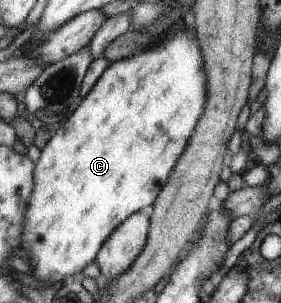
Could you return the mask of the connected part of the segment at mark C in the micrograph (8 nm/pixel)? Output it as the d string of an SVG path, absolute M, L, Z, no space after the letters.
M190 16L184 17L184 23L186 23L185 26L172 30L157 44L148 46L141 52L131 56L118 58L116 61L110 62L104 68L103 75L96 80L91 91L84 97L81 97L76 109L60 123L54 135L41 148L40 156L34 162L33 191L29 196L23 221L24 231L22 233L28 233L28 237L22 237L21 233L21 238L24 239L22 257L31 269L30 276L40 281L48 281L50 285L56 287L72 279L79 278L82 273L82 265L90 263L94 259L94 255L98 255L104 240L111 235L115 227L120 225L129 215L142 210L144 205L150 206L155 197L159 195L163 185L167 183L170 170L185 151L188 138L192 135L192 130L204 109L206 101L206 78L205 71L203 70L203 57Z

